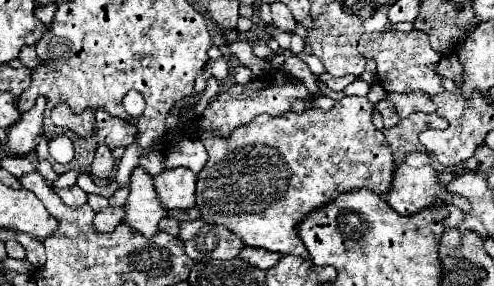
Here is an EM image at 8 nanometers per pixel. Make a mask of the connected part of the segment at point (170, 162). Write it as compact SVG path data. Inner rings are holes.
M182 134L182 140L180 142L172 142L170 144L170 150L166 154L166 166L168 168L176 168L176 166L186 166L190 168L194 174L198 174L204 164L206 164L206 150L204 150L204 144L196 138L192 140L190 136Z

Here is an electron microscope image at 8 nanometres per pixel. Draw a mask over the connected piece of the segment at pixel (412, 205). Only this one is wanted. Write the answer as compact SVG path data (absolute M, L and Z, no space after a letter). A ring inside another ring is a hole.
M412 152L406 156L406 160L402 164L396 166L396 172L394 172L394 184L392 184L392 190L386 194L386 202L398 212L398 214L404 214L404 216L412 216L424 208L432 208L432 206L438 206L438 202L442 204L452 204L456 208L460 208L462 212L468 212L472 206L468 206L468 200L466 198L460 198L458 194L450 194L448 188L444 184L440 184L438 180L438 172L432 168L430 164L430 158L428 154L424 152Z

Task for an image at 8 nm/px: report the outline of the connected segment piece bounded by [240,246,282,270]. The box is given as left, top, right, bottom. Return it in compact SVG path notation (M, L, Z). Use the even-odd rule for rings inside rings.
M248 248L244 252L240 252L240 258L262 268L262 270L270 270L278 264L278 260L282 258L280 254L274 254L274 252L268 252L268 250L254 250L254 248Z

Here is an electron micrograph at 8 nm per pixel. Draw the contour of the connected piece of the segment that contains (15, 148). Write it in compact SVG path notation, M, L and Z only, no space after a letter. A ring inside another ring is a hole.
M38 96L34 108L28 110L26 114L22 114L22 118L12 128L6 130L8 142L2 144L4 150L8 150L12 154L28 154L38 146L40 136L42 136L44 106L46 106L46 98Z

